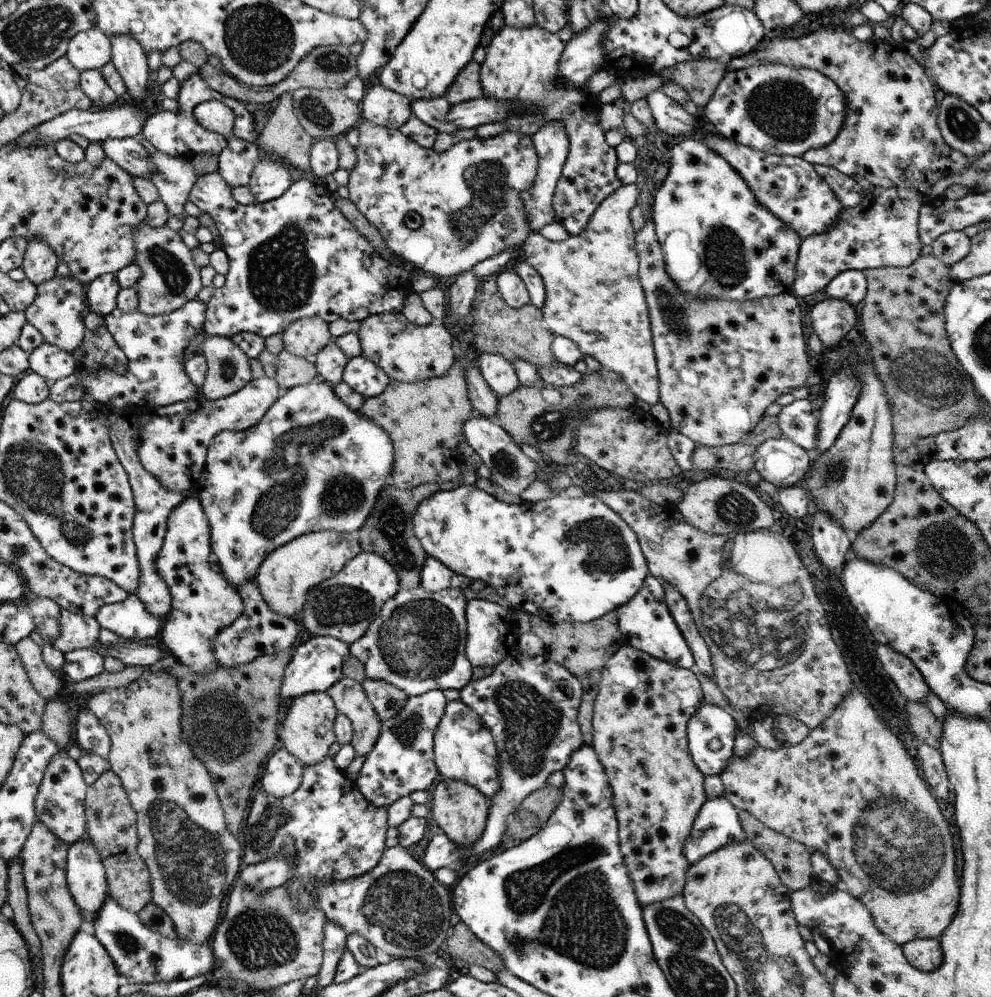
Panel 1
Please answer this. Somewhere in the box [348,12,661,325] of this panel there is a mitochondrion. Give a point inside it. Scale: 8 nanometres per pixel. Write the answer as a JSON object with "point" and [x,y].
{"point":[486,184]}

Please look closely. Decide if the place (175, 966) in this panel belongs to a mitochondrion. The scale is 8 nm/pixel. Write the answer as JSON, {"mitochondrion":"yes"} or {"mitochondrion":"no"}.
{"mitochondrion":"no"}

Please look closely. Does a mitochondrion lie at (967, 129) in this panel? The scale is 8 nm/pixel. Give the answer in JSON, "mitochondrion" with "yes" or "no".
{"mitochondrion":"yes"}

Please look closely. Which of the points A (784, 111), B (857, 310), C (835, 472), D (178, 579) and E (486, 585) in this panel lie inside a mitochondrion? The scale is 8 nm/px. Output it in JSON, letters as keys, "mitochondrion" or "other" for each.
{"A":"mitochondrion","B":"other","C":"mitochondrion","D":"other","E":"other"}

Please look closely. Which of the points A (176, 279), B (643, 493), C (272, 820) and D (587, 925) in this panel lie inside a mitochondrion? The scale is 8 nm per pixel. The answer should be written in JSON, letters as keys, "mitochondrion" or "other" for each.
{"A":"mitochondrion","B":"other","C":"mitochondrion","D":"mitochondrion"}

